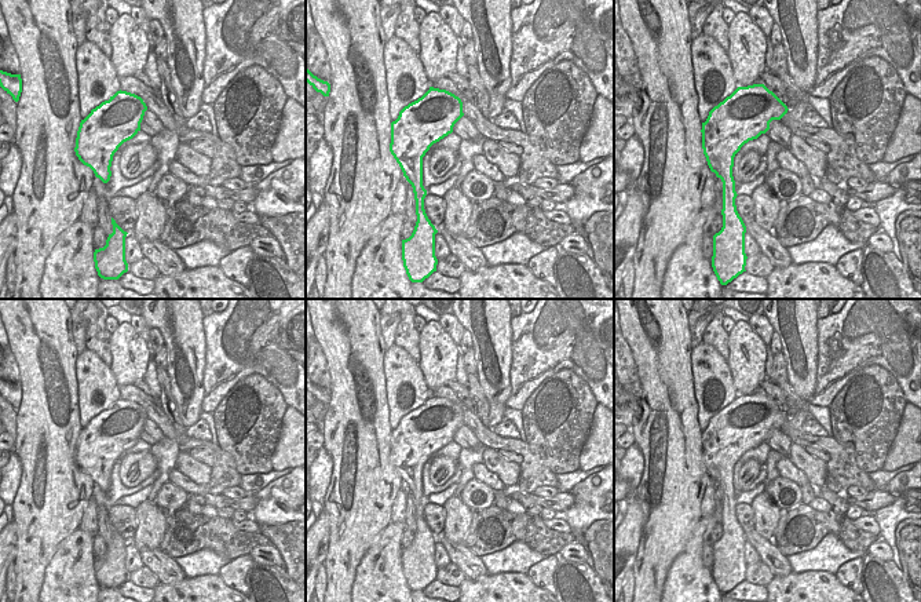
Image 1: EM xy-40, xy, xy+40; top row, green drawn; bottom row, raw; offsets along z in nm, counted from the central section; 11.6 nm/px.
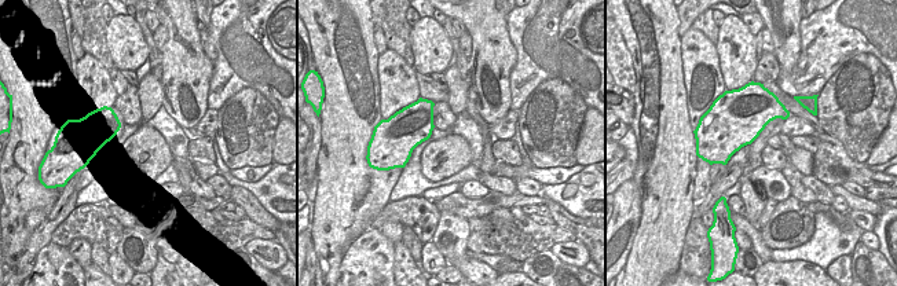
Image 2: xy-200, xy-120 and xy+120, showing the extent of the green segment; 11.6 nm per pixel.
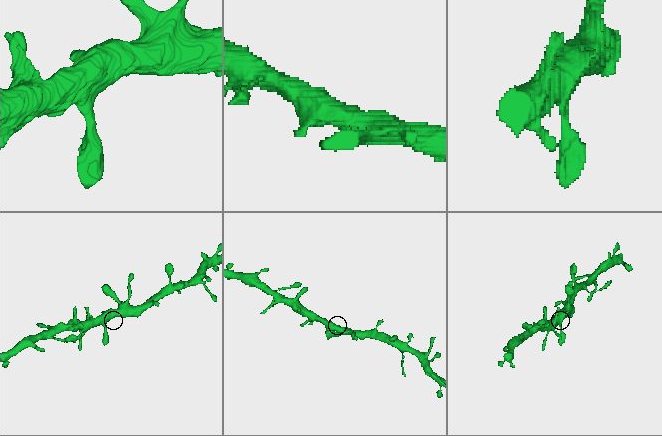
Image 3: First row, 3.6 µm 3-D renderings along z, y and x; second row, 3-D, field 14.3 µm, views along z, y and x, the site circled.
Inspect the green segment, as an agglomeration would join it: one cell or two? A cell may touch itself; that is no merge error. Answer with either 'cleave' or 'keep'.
keep

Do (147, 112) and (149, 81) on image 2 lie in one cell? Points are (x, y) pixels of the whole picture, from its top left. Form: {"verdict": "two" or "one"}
{"verdict": "one"}

